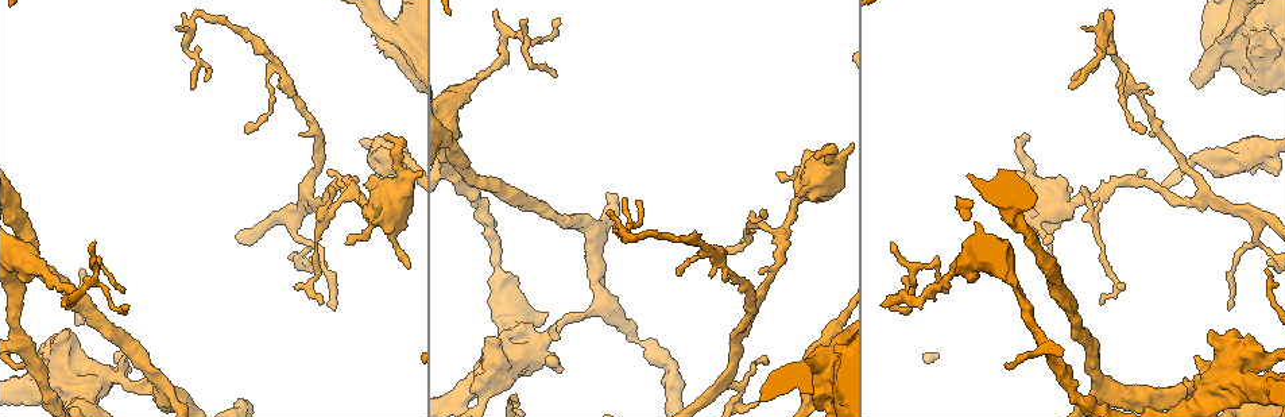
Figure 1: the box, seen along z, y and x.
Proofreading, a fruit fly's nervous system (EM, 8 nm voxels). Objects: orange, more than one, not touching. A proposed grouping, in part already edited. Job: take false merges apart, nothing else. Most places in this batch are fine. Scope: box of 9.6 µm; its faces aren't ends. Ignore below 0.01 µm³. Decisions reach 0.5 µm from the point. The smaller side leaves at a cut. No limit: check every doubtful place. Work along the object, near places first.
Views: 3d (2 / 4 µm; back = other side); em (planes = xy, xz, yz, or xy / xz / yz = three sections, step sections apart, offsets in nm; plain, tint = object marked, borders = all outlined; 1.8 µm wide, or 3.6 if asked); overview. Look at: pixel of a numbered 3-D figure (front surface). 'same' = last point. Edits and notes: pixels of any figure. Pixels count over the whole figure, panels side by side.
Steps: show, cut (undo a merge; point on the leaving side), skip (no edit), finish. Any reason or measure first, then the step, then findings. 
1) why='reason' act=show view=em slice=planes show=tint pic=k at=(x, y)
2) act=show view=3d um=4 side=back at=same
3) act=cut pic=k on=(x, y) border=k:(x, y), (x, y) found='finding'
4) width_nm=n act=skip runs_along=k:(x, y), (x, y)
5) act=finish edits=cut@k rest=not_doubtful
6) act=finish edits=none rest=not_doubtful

why='side arm on a straight run' act=show view=3d um=4 pic=1 at=(311, 200)

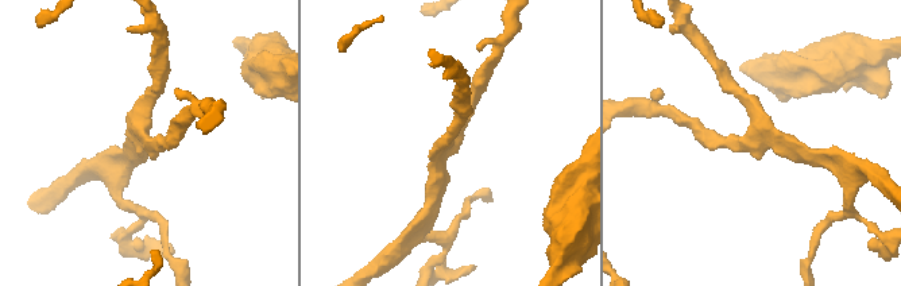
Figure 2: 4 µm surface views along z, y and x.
arms=3 arm_widths_nm=170,170,190 act=show view=em slice=planes show=tint pic=2 at=(144, 138)

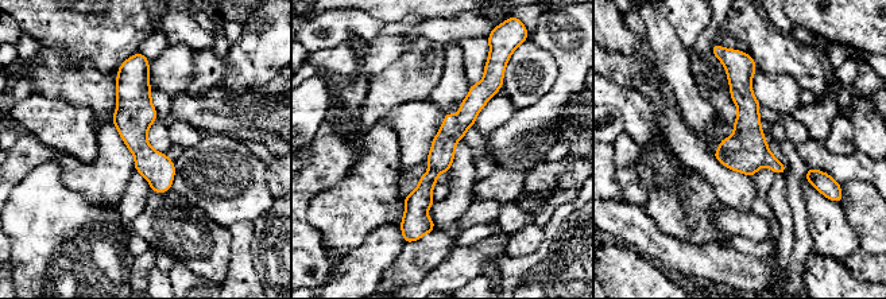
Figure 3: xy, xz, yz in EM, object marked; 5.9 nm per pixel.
act=skip runs_along=3:(486, 81), (426, 182), (428, 228) found='all the same neuron'

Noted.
why='three-way junction' act=show view=em slice=planes show=tint pic=1 at=(783, 232)

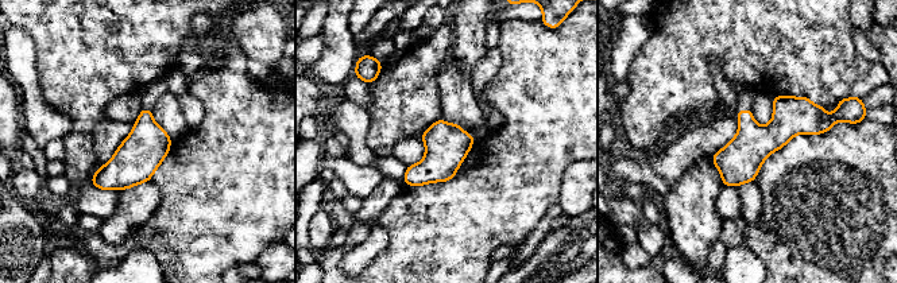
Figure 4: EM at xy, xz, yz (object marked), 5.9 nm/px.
width_nm=260 act=skip found='all the same neuron'

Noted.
why='a narrow waist' act=show view=em um=3.6 slice=xz step=4 show=tint pic=1 at=(1236, 19)

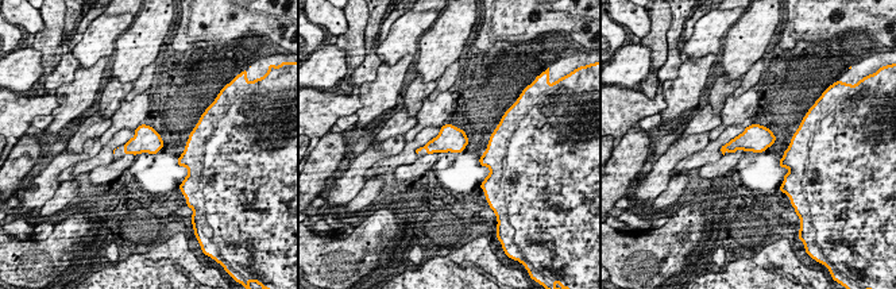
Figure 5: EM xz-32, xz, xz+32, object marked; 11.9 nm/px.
why='cut it another way' act=show view=em um=3.6 slice=planes show=tint at=same

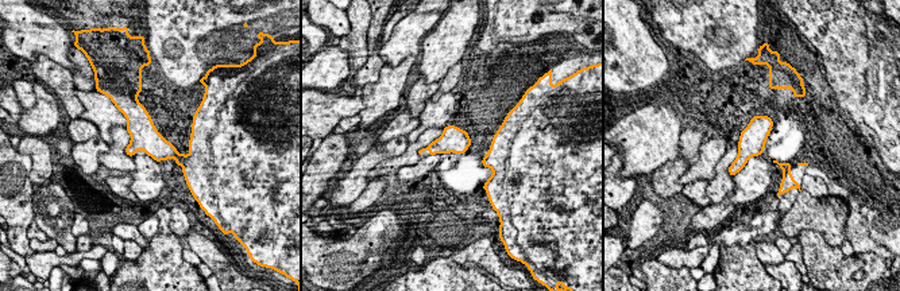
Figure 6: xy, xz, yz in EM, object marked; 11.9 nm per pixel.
act=cut pic=6 on=(158, 147) border=6:(180, 154), (173, 156) found='two neurons meet here'

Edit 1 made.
act=show view=3d um=4 pic=1 at=(1260, 37)

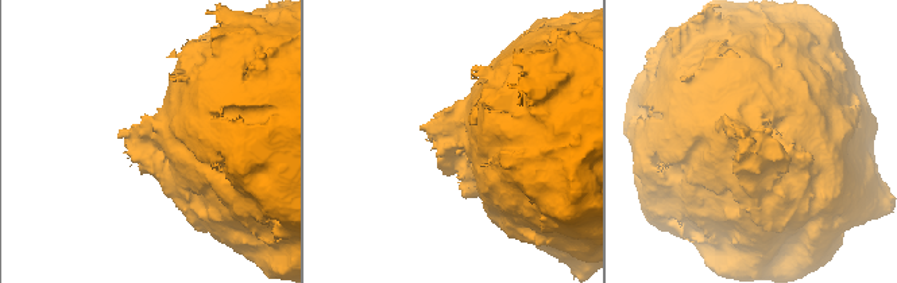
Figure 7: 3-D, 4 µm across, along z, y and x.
why='shape alone is not enough' act=show view=em slice=planes show=tint pic=7 at=(750, 142)

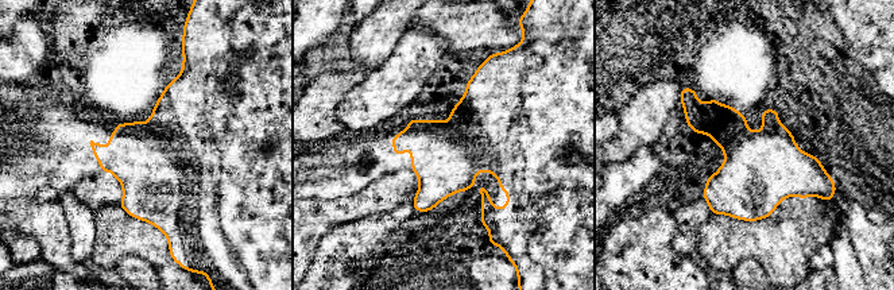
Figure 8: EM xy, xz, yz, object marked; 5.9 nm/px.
width_nm=400 act=skip found='continuous, no second neuron'

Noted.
why='calibre changes' act=show view=3d um=4 side=back pic=1 at=(504, 350)

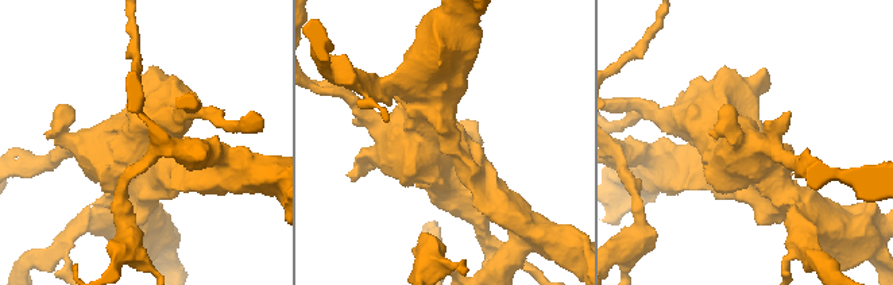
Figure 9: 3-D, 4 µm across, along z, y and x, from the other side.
act=show view=em um=3.6 slice=planes show=tint pic=9 at=(449, 147)

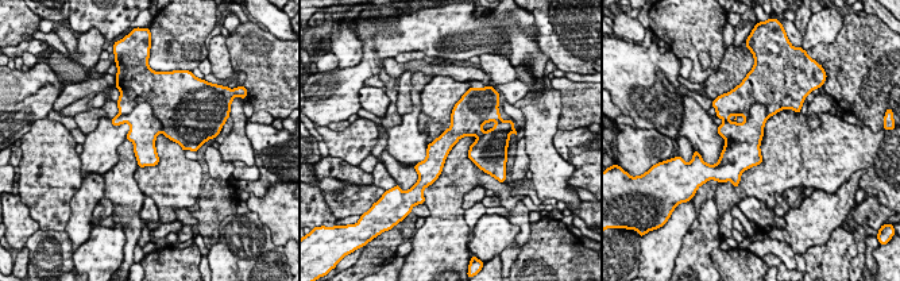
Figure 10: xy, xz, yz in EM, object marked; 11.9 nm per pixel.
act=cut pic=10 on=(165, 92) part_leaving=10:(124, 111), (138, 101), (151, 101), (186, 146) found='two neurons meet here'

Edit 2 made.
why='abrupt turn' act=show view=em slice=planes show=borders pic=1 at=(18, 332)

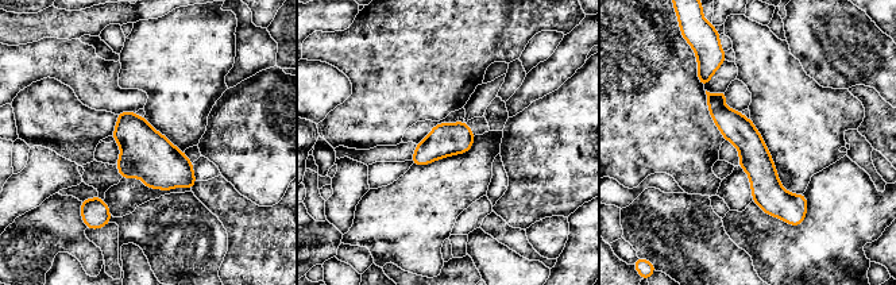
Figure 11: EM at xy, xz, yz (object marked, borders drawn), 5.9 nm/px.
width_nm=190 act=skip found='one neuron here'

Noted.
act=finish edits=cut@6,cut@10 rest=not_doubtful

